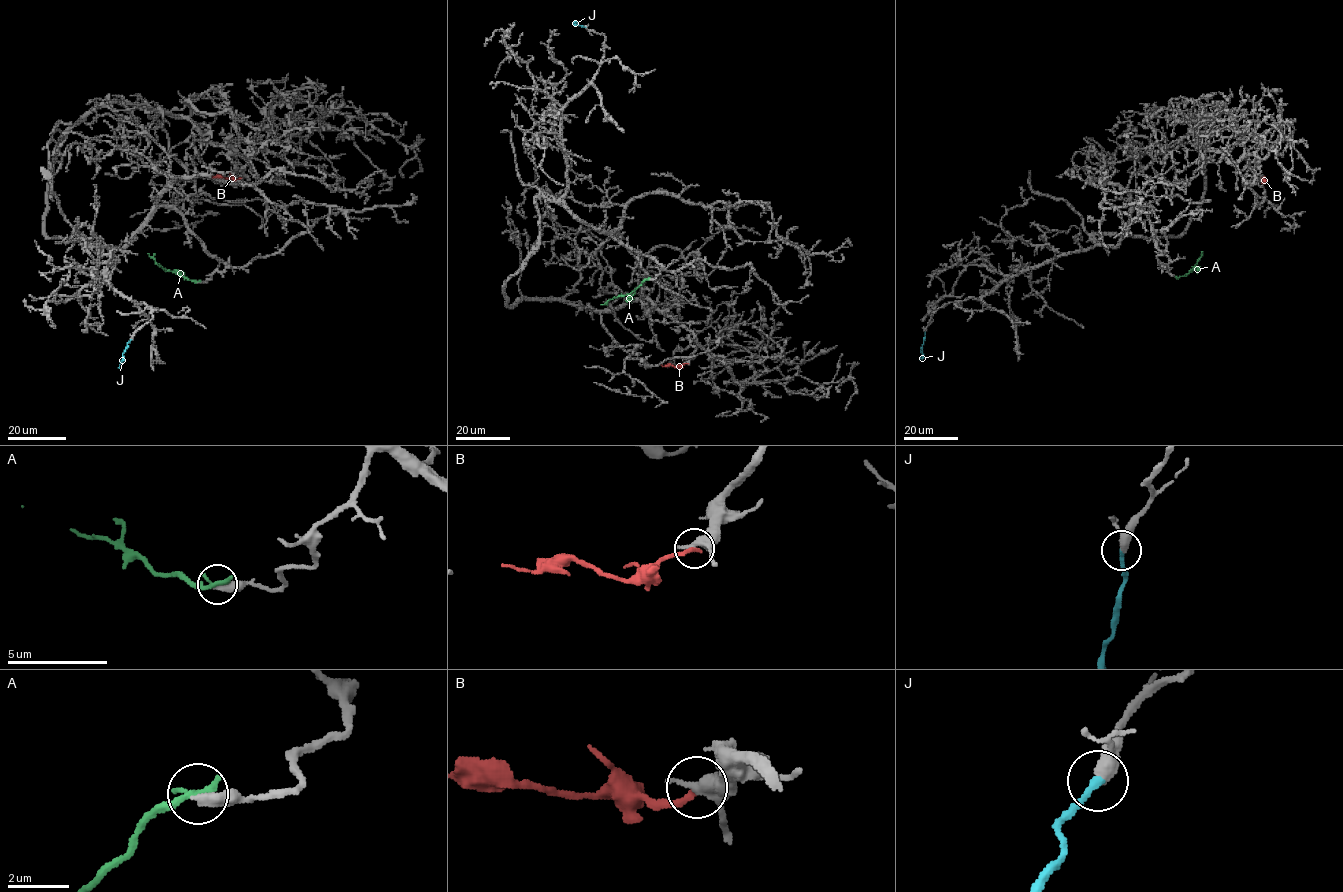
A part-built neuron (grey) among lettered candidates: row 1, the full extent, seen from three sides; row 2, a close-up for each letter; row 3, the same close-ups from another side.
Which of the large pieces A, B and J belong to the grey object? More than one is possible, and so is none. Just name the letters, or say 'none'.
J

